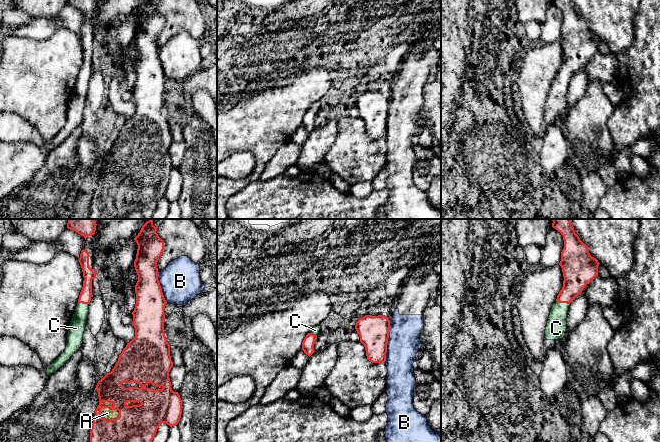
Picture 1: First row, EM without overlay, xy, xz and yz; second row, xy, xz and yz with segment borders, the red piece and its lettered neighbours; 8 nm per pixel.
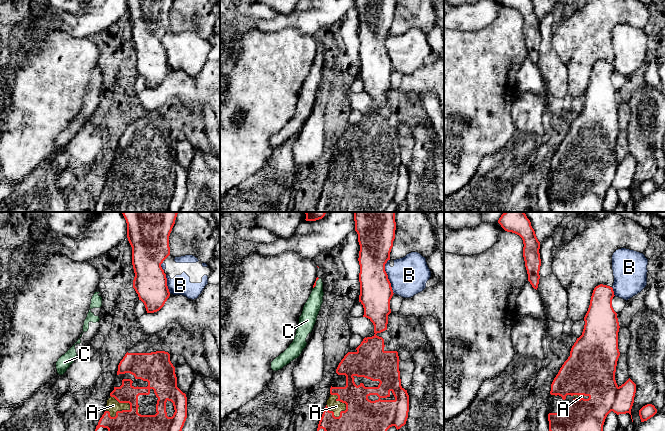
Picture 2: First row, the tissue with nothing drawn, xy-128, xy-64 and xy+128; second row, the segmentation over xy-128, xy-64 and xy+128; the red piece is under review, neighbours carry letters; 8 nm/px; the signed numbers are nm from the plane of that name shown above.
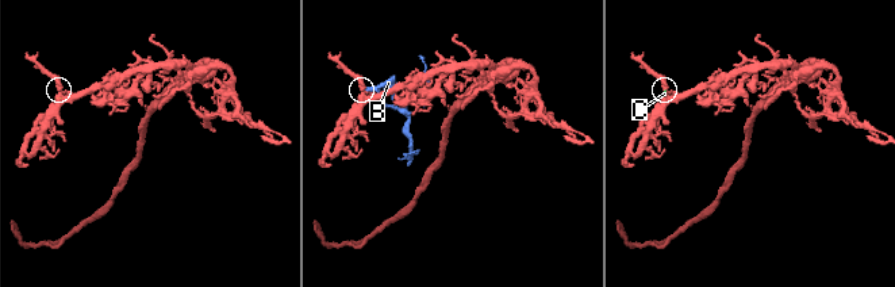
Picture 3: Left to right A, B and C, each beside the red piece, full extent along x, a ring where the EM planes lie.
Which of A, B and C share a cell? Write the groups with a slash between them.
A C / B

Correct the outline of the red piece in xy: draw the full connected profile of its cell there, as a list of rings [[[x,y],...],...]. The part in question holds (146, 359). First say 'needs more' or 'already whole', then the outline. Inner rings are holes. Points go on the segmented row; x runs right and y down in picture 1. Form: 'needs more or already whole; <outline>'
needs more; [[[153,219],[147,221],[134,238],[138,245],[134,267],[138,275],[135,285],[136,304],[132,325],[135,337],[127,343],[111,372],[98,381],[95,390],[98,391],[99,405],[90,430],[90,442],[152,442],[158,427],[166,423],[176,426],[182,414],[182,400],[178,392],[171,388],[169,372],[173,367],[170,356],[170,345],[164,333],[164,308],[167,304],[160,282],[158,280],[157,262],[164,250],[164,242],[156,233],[158,227],[153,225]]]

